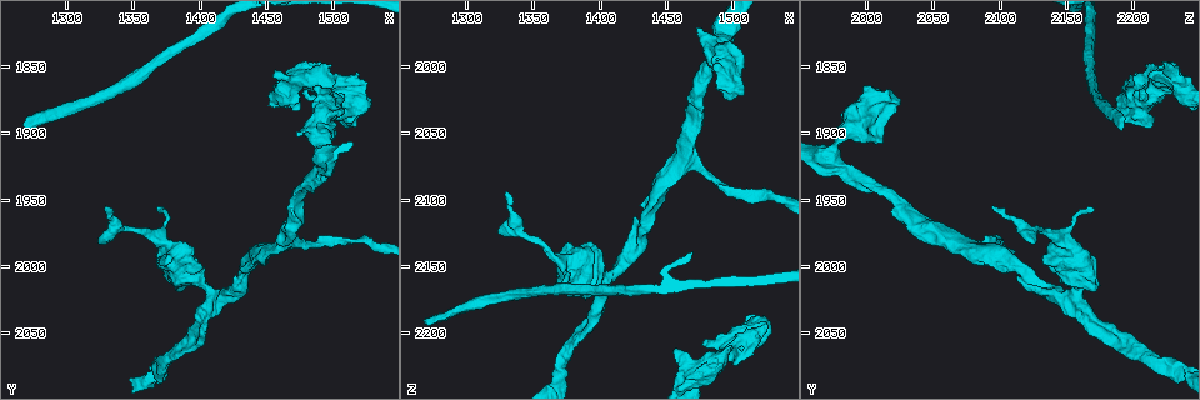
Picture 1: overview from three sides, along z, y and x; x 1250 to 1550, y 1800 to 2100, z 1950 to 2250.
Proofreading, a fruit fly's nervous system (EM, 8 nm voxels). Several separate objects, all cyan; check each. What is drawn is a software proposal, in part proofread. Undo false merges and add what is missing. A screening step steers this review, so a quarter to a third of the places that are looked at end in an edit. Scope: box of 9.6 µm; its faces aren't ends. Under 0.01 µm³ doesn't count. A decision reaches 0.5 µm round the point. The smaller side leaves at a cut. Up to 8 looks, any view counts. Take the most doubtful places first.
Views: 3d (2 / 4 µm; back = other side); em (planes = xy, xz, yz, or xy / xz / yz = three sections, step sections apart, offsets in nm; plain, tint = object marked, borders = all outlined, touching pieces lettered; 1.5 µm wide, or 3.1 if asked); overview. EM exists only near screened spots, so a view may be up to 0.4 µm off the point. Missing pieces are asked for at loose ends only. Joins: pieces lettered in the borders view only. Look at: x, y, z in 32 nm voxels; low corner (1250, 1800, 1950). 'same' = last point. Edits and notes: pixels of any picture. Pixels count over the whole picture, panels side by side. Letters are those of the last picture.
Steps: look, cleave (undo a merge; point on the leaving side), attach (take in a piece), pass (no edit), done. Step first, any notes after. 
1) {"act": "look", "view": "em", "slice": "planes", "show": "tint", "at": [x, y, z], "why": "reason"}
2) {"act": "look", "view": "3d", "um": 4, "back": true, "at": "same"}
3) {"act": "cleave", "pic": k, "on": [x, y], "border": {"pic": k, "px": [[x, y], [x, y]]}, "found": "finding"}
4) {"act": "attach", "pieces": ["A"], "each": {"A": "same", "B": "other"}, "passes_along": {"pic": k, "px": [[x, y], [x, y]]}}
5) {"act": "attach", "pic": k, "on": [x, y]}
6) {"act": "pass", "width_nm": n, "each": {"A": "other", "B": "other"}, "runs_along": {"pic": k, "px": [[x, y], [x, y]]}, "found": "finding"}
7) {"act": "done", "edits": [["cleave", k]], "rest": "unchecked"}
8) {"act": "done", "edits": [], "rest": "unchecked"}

{"act": "look", "view": "em", "slice": "planes", "show": "borders", "at": [1526, 1862, 2194], "why": "stops while still wide"}

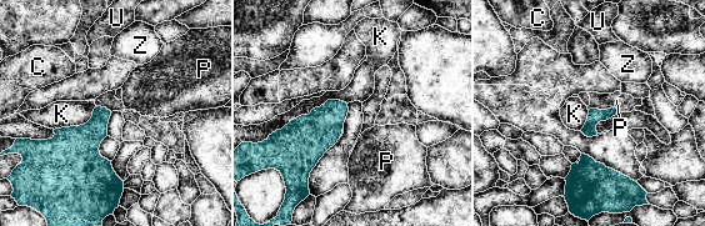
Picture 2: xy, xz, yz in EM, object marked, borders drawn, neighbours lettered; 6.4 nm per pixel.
{"act": "pass", "longest_contact_nm": ["K", 550], "each": {"C": "other", "K": "other", "P": "other", "U": "other", "Z": "other"}, "found": "none of them fits"}

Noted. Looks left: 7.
{"act": "look", "view": "3d", "um": 2, "at": [1490, 1866, 1998], "why": "branch stops here"}

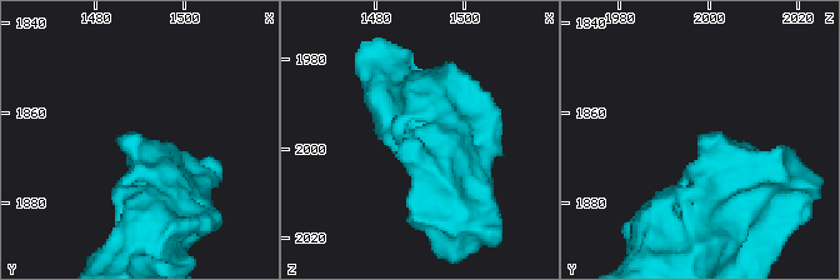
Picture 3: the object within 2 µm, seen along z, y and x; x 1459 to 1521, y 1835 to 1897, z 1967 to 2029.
{"act": "look", "view": "em", "slice": "planes", "show": "borders", "at": [1487, 1865, 1997], "why": "shape alone is not enough"}

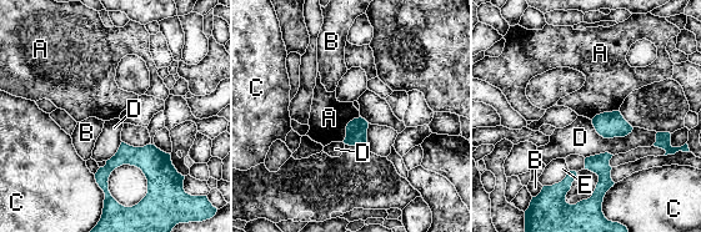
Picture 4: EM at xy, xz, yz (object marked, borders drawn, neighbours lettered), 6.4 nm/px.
{"act": "pass", "each": {"A": "other", "B": "other", "C": "other", "D": "other", "E": "other"}, "border": {"pic": 4, "px": [[360, 116], [348, 124], [343, 141]]}, "found": "no lettered piece goes on from it"}

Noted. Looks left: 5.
{"act": "look", "view": "em", "slice": "planes", "show": "borders", "at": [1486, 1982, 2084], "why": "a narrow waist"}

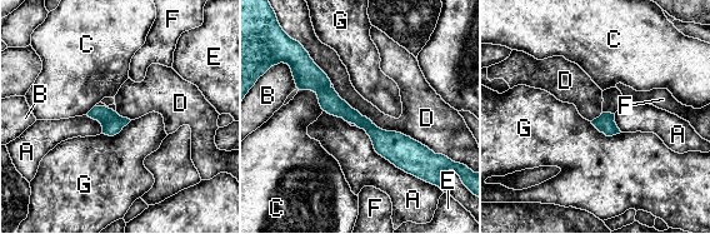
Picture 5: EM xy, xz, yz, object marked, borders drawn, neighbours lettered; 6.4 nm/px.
{"act": "pass", "each": {"A": "other", "B": "other", "C": "other", "D": "other", "E": "other", "F": "other", "G": "other"}, "runs_along": {"pic": 5, "px": [[296, 75], [386, 144], [424, 153]]}, "found": "one neuron here"}

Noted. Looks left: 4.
{"act": "done", "edits": [], "rest": "unchecked"}

